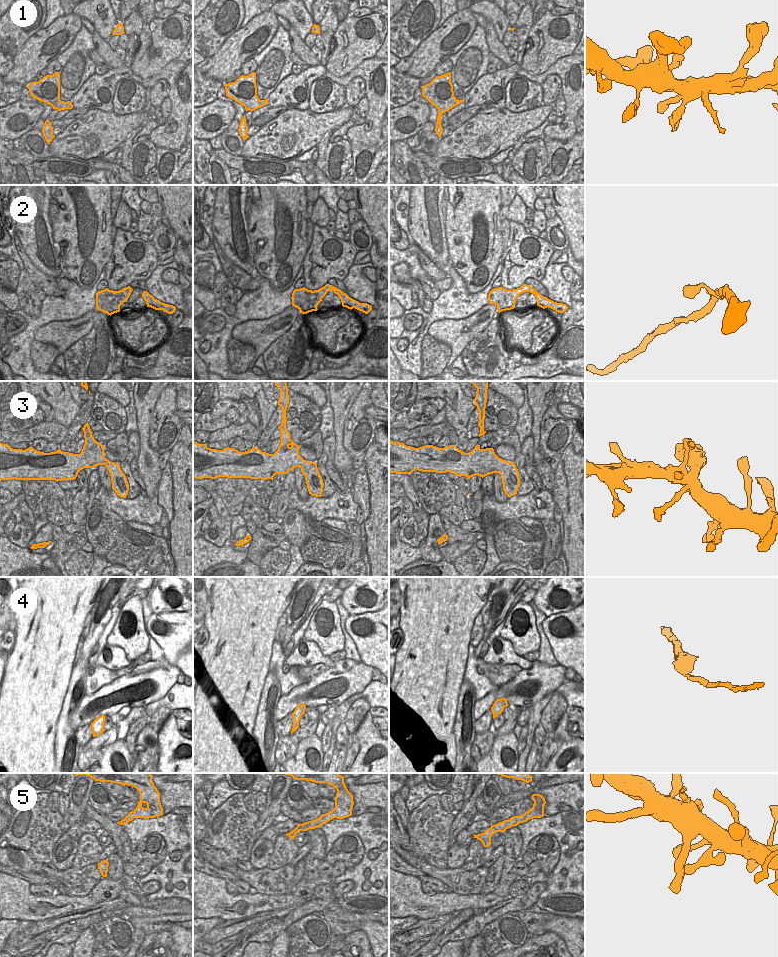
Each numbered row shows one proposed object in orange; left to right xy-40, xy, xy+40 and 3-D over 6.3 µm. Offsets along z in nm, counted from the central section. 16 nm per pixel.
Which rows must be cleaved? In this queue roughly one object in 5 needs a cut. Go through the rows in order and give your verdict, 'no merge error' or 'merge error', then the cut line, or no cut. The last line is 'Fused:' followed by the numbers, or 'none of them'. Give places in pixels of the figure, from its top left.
1: merge error; cut xy+40 (440, 119), (437, 122)
2: no merge error; cut none
3: no merge error; cut none
4: no merge error; cut none
5: no merge error; cut none
Fused: 1

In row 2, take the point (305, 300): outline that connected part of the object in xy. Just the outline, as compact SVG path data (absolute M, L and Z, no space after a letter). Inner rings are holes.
M326 284L324 287L314 291L308 290L305 287L295 289L291 297L292 305L298 308L302 314L317 311L318 304L322 301L322 298L329 290L332 290L339 296L343 307L346 307L350 310L355 308L365 314L368 314L372 310L371 305L367 303L360 303L350 298L346 293L329 284Z

